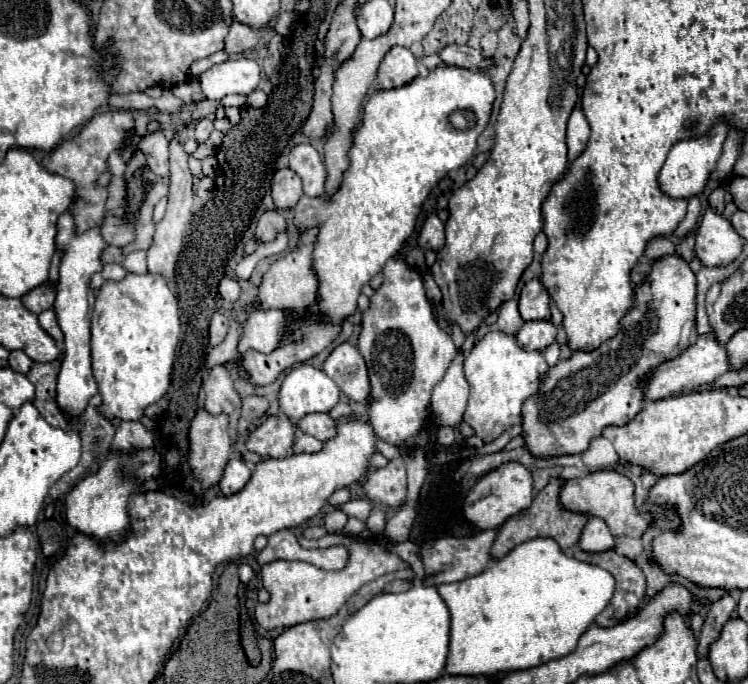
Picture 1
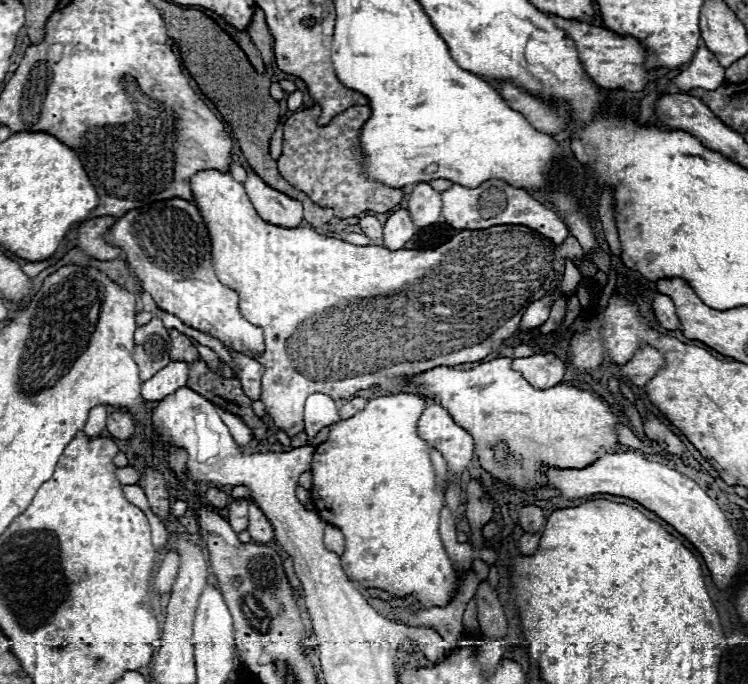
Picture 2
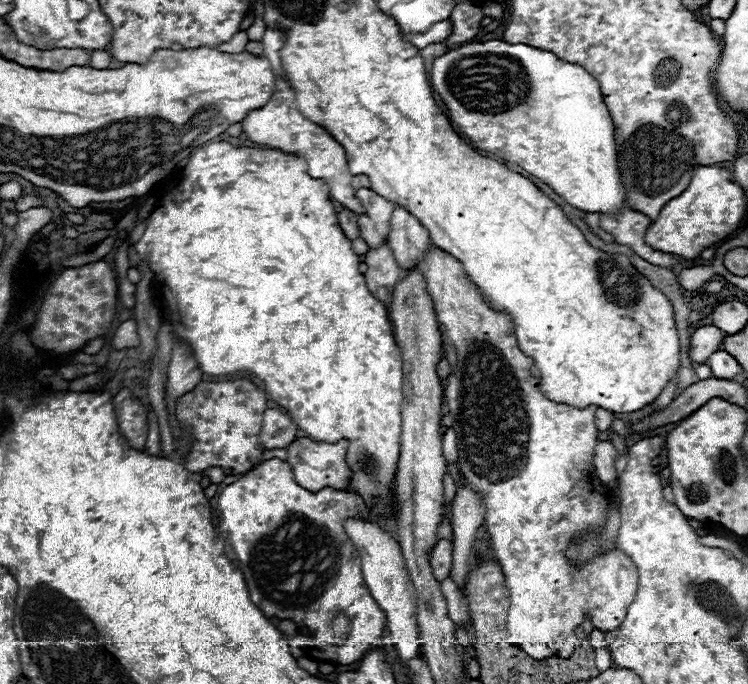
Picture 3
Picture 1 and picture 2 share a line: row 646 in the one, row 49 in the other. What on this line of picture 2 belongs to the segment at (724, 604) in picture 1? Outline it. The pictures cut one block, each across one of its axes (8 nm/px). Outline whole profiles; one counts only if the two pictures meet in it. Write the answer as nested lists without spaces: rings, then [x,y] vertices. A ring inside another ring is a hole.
[[[698,48],[690,66],[686,70],[682,70],[672,82],[682,92],[688,92],[692,88],[716,90],[724,82],[724,68],[718,64],[716,56],[708,48]]]

